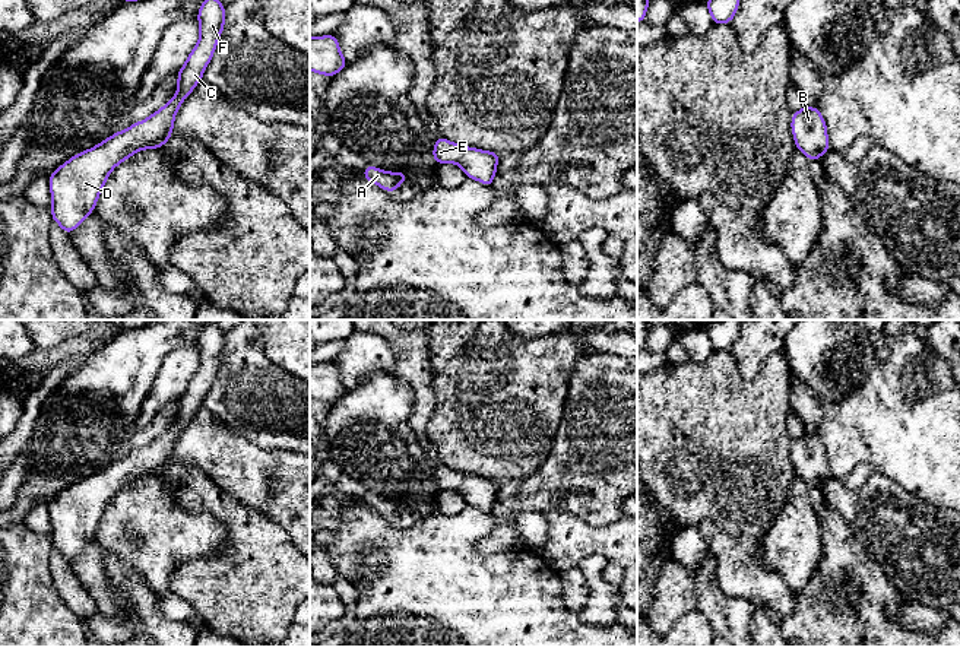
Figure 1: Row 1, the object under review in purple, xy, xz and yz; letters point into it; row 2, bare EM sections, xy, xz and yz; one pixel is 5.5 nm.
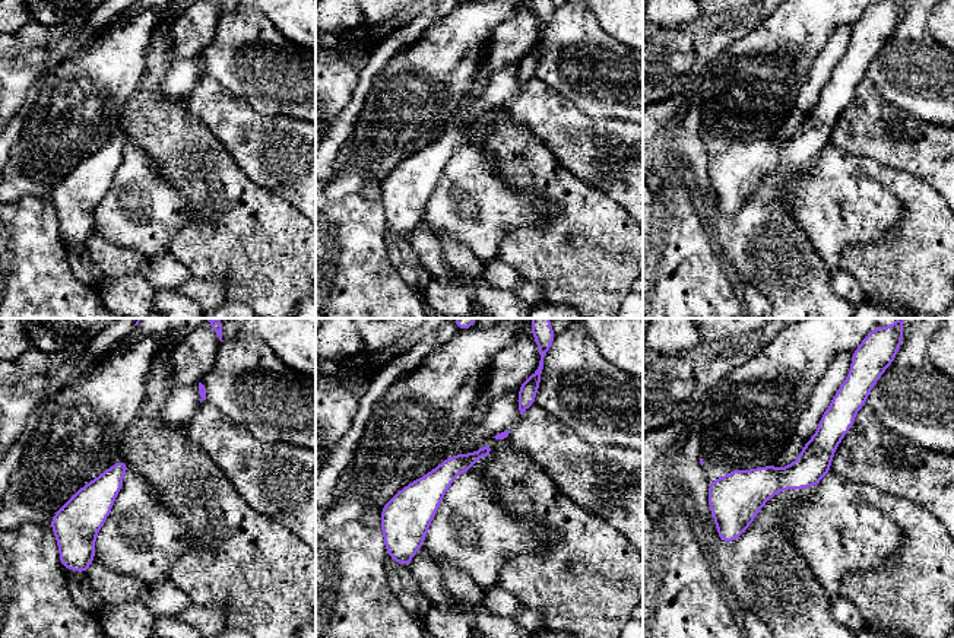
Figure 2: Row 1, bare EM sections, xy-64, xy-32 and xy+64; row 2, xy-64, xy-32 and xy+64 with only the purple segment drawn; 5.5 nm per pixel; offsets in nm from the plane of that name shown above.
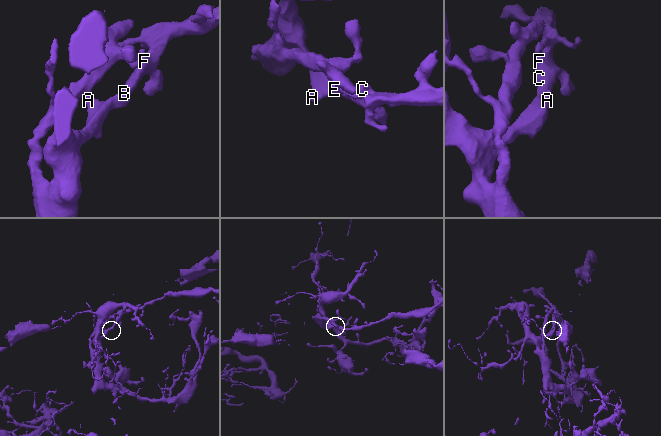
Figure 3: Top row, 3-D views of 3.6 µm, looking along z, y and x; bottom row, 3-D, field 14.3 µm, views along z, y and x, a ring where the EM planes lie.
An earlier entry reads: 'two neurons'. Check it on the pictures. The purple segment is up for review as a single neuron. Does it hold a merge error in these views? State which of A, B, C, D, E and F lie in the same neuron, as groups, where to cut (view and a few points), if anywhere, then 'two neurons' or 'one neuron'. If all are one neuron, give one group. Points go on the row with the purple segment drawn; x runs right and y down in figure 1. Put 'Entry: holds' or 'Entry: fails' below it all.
A B C D E F; no cut; one neuron
Entry: fails

